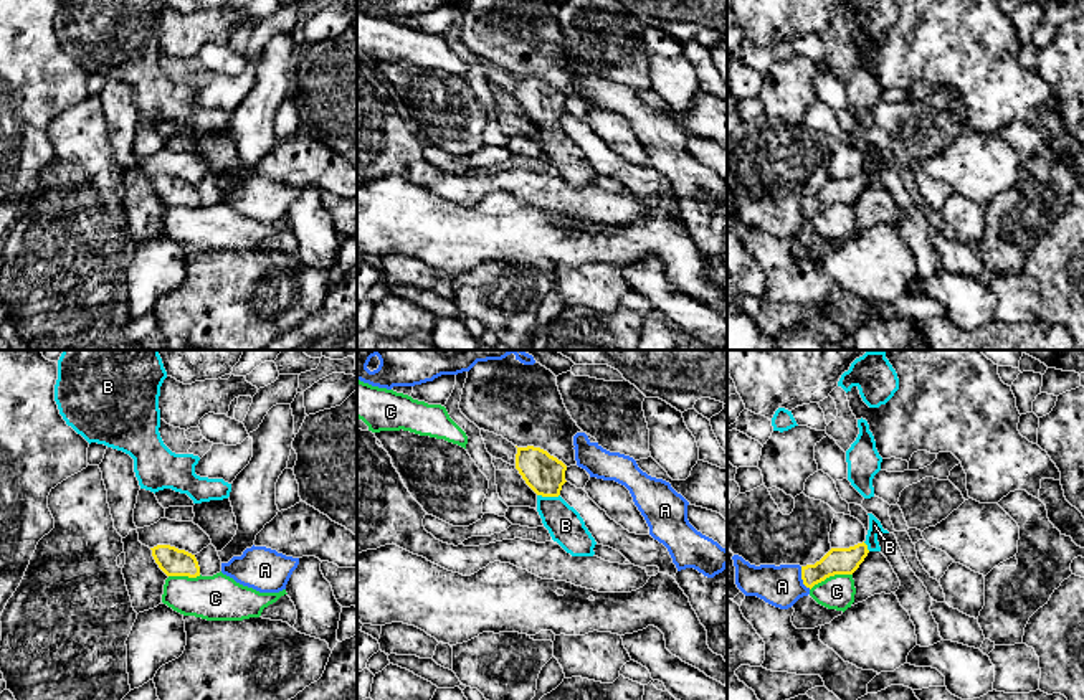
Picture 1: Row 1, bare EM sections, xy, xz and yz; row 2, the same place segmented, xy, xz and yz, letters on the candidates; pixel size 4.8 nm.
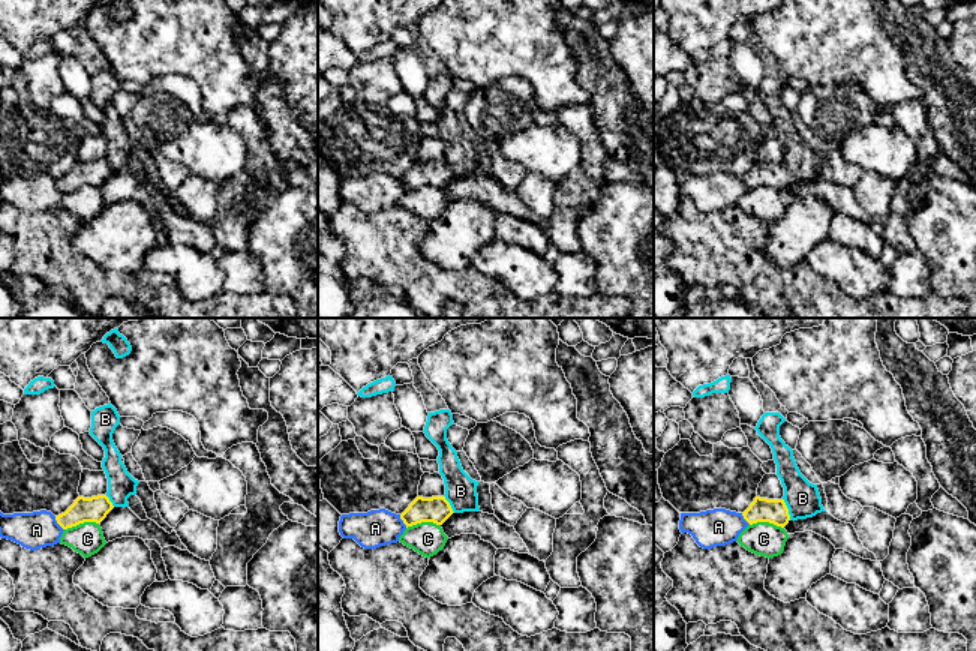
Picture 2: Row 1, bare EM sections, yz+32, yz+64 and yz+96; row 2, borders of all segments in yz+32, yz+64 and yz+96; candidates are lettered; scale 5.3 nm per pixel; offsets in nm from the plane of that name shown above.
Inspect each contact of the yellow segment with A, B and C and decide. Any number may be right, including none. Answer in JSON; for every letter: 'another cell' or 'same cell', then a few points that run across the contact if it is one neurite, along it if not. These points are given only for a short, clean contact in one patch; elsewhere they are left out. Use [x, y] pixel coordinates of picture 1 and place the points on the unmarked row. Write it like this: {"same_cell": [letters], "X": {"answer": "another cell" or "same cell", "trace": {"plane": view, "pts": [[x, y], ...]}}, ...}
{"same_cell": ["B"], "A": {"answer": "another cell"}, "B": {"answer": "same cell", "trace": {"plane": "xz", "pts": [[542, 103], [549, 126], [551, 137], [565, 156]]}}, "C": {"answer": "another cell"}}

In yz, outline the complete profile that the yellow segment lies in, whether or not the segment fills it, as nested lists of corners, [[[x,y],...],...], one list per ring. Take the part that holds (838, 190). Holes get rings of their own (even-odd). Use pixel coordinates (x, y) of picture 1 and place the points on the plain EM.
[[[872,144],[868,145],[869,160],[863,173],[849,178],[831,178],[815,195],[801,196],[801,210],[806,218],[811,220],[815,215],[834,205],[853,205],[869,182],[881,182],[877,165],[889,162],[882,158],[881,152]]]

